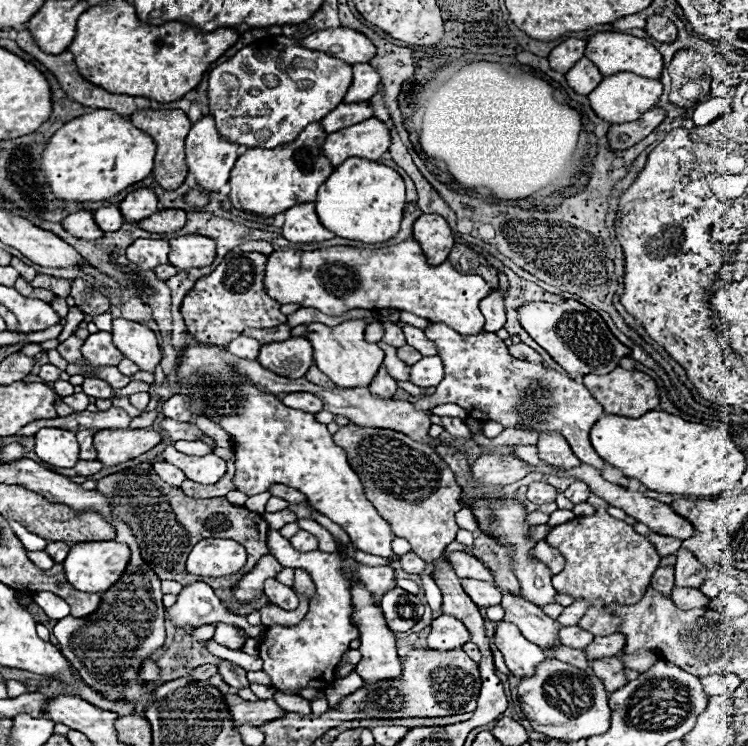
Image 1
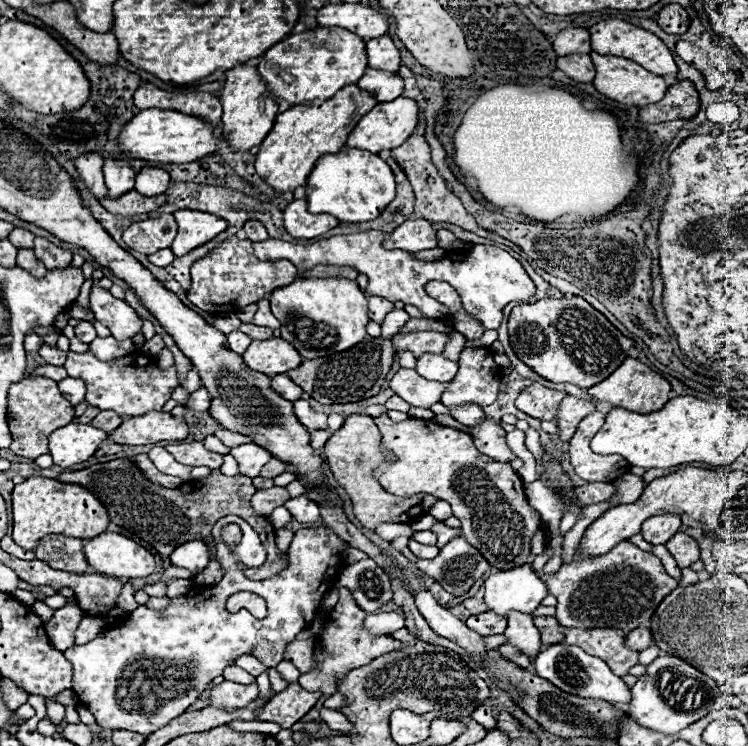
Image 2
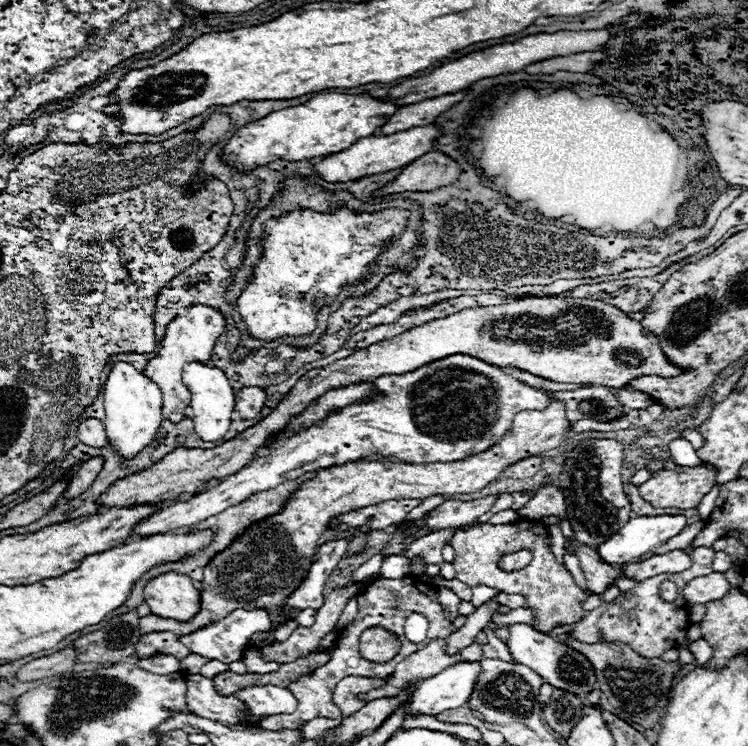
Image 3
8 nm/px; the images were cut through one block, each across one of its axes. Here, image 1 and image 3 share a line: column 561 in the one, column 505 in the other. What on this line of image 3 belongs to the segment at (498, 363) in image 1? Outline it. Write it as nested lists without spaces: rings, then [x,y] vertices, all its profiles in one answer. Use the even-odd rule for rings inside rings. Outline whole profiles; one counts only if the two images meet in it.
[[[446,356],[444,360],[434,360],[402,376],[380,376],[370,400],[342,408],[328,416],[328,420],[322,420],[322,424],[314,424],[282,440],[272,450],[252,460],[248,468],[224,478],[212,488],[154,512],[148,520],[136,524],[130,536],[144,538],[200,524],[208,516],[224,512],[254,492],[276,488],[306,472],[346,464],[362,456],[392,456],[408,464],[464,460],[502,440],[516,412],[540,410],[548,404],[550,400],[544,392],[522,384],[502,368],[484,364],[484,360],[476,360],[474,356]]]

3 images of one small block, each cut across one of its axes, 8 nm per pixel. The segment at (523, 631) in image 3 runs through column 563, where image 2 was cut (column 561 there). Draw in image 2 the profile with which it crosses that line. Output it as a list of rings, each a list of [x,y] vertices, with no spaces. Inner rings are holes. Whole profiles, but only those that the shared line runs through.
[[[550,644],[544,648],[536,660],[536,674],[552,684],[556,684],[564,692],[572,692],[580,698],[596,698],[606,700],[610,704],[628,704],[628,686],[622,682],[620,676],[612,674],[612,670],[596,656],[588,656],[582,648],[564,646],[564,644]]]

